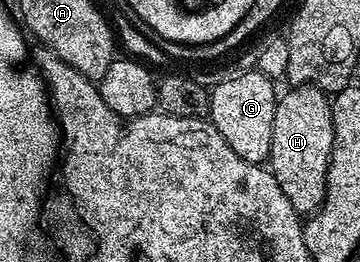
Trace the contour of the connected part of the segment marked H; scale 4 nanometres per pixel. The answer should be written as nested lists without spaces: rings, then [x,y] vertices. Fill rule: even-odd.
[[[298,85],[289,88],[289,93],[279,98],[274,115],[274,135],[270,139],[270,155],[267,164],[272,170],[278,187],[290,199],[290,207],[301,215],[311,215],[322,207],[328,182],[328,168],[332,162],[334,147],[334,123],[332,122],[332,103],[329,94],[317,85]]]

